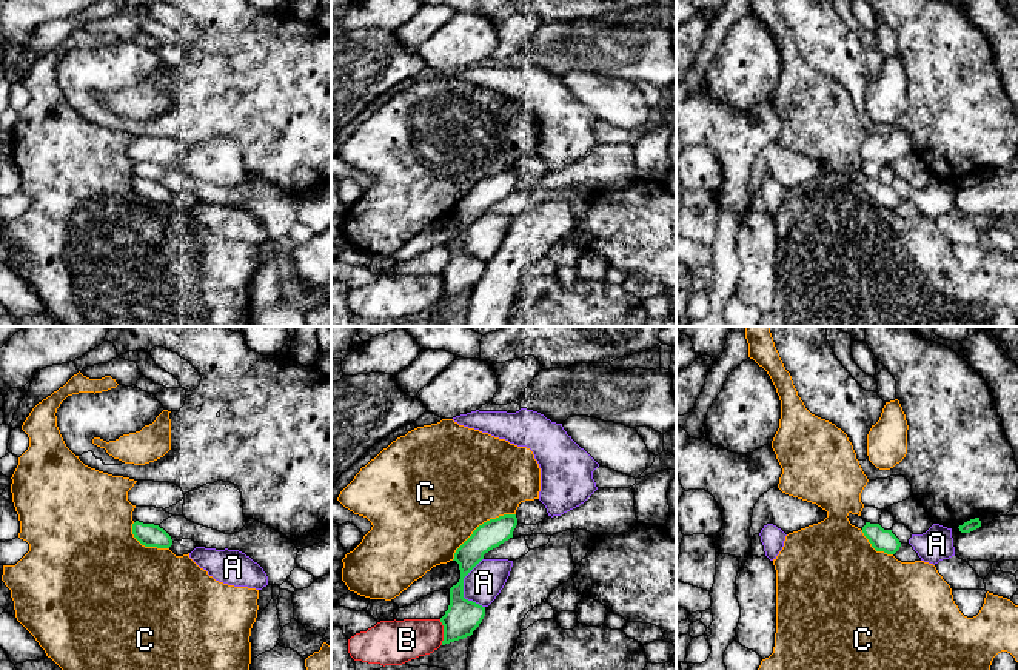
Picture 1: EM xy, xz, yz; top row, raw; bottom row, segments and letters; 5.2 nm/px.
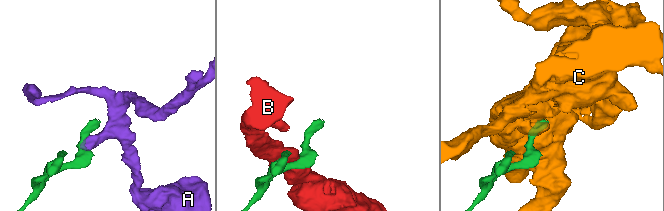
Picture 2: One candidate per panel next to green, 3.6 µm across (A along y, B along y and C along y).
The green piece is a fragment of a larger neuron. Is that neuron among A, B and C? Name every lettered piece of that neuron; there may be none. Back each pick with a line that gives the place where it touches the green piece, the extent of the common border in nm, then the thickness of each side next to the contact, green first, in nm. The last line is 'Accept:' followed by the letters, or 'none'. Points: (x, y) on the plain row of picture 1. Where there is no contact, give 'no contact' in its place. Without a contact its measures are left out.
Accept: none

